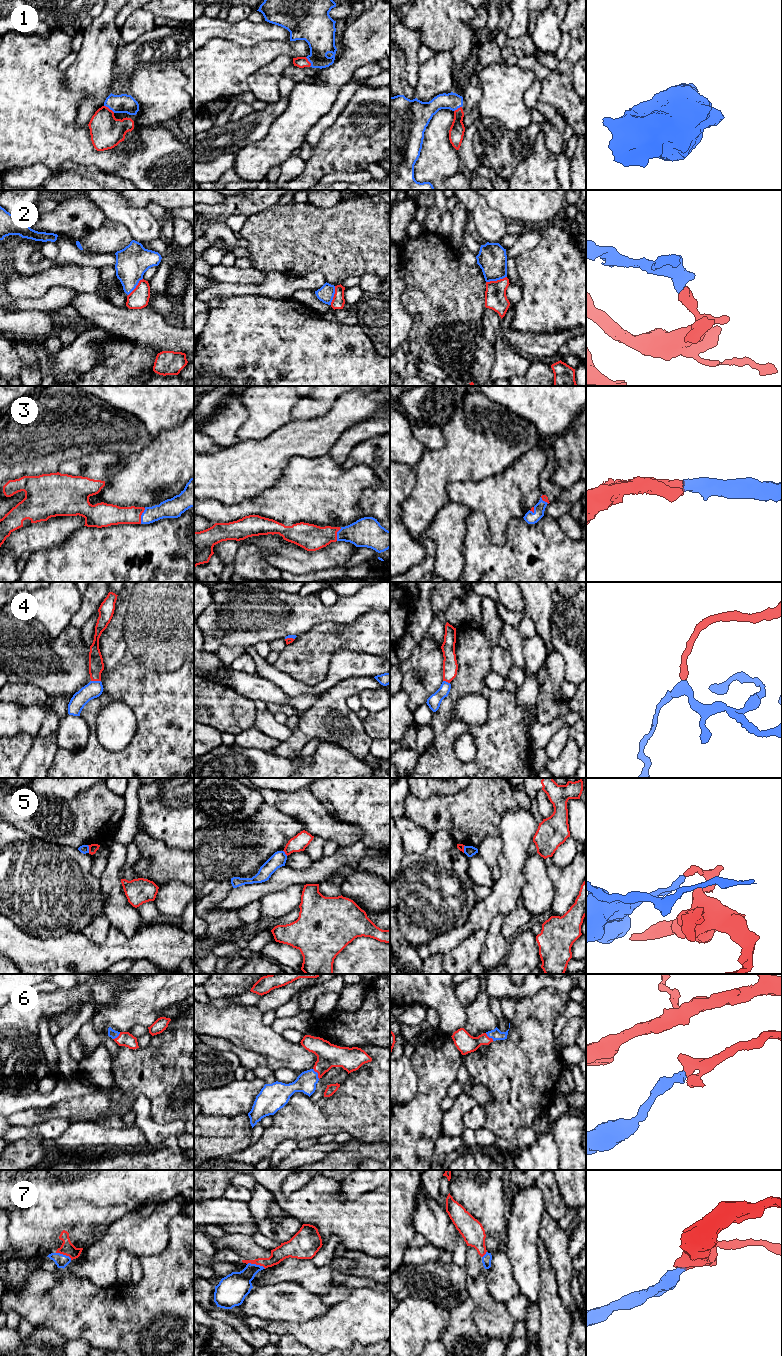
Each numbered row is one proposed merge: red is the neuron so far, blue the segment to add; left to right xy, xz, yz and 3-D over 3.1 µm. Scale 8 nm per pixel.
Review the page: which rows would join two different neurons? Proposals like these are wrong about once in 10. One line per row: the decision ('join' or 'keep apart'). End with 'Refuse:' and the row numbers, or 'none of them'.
1: join
2: keep apart
3: join
4: keep apart
5: keep apart
6: join
7: join
Refuse: 2, 4, 5

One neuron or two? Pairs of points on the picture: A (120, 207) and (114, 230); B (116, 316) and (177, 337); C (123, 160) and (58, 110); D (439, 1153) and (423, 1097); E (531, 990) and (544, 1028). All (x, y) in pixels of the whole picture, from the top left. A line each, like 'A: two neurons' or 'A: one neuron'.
A: two neurons
B: one neuron
C: one neuron
D: two neurons
E: two neurons

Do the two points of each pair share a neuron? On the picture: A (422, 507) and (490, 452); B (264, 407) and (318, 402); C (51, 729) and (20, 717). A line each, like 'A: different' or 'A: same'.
A: same
B: same
C: different

